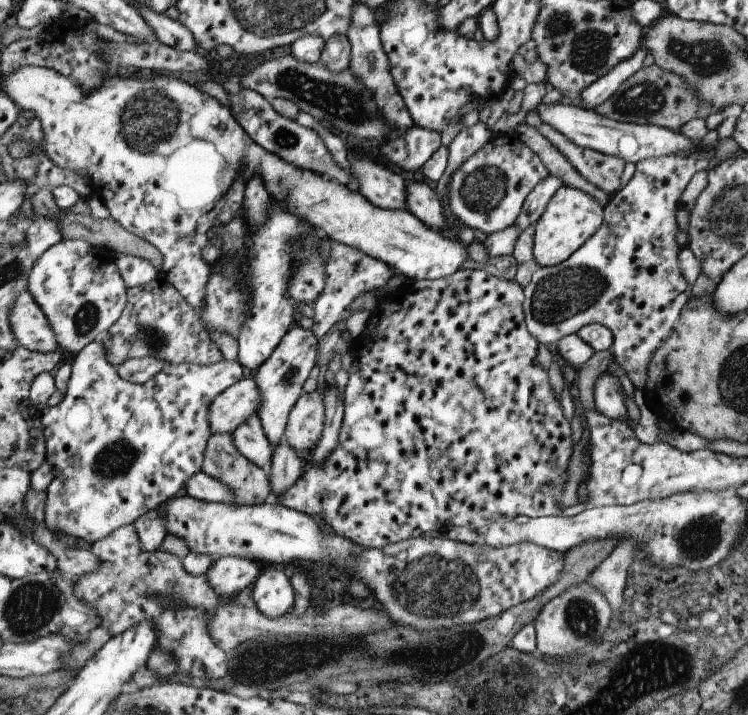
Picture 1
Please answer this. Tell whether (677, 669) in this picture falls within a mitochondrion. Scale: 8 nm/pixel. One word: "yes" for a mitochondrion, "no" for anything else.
yes

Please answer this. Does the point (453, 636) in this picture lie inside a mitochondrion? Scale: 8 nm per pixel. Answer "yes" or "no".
yes

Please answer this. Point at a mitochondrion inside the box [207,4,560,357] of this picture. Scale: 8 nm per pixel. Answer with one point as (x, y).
(349, 108)

